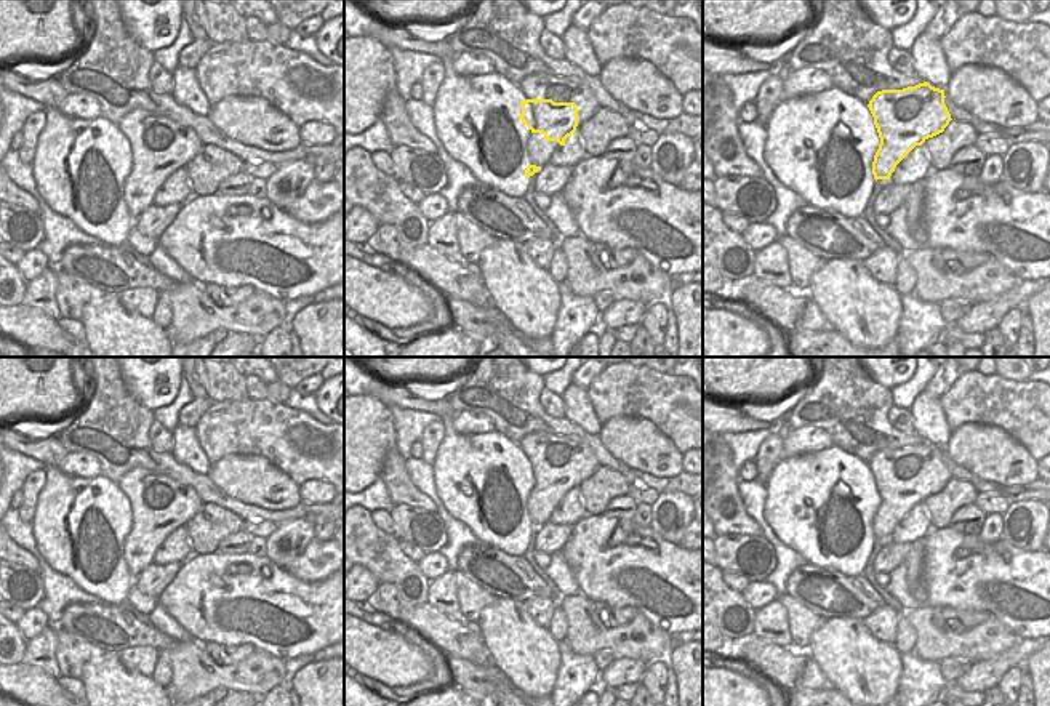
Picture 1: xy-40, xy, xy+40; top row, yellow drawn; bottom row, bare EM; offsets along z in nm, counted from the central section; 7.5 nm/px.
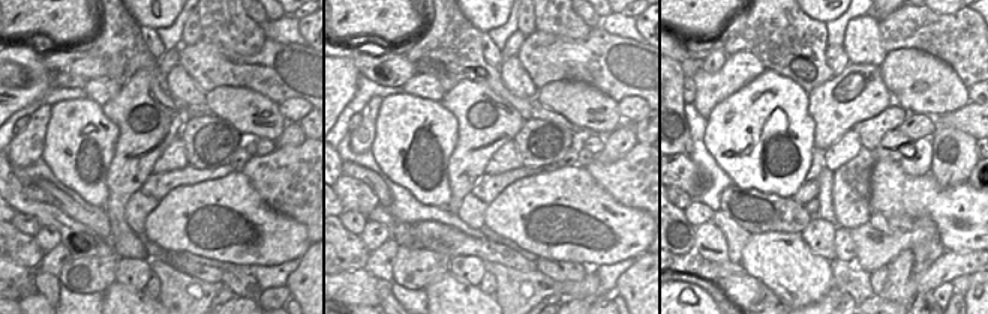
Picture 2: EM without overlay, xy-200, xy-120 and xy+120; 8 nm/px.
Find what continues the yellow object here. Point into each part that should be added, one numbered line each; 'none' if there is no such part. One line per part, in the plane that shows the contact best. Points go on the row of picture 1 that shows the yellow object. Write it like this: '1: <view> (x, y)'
1: xy (517, 148)

